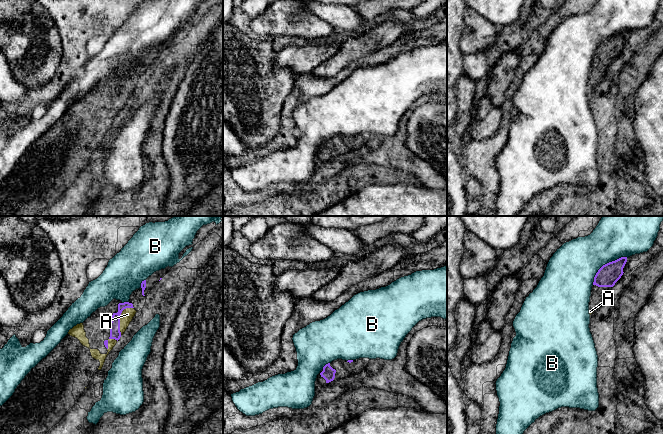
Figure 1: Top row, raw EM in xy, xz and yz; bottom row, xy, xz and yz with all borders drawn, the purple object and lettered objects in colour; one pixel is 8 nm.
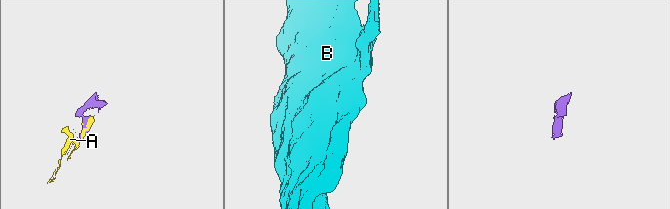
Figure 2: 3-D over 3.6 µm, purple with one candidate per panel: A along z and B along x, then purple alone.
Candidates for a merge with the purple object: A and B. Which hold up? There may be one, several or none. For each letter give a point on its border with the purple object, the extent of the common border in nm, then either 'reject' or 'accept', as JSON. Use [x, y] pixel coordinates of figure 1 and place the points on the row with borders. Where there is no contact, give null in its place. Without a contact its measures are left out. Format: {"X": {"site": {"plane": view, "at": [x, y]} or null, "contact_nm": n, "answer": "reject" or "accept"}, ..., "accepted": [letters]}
{"A": {"site": {"plane": "xy", "at": [119, 317]}, "contact_nm": 240, "answer": "accept"}, "B": {"site": {"plane": "yz", "at": [605, 264]}, "contact_nm": 360, "answer": "reject"}, "accepted": ["A"]}

